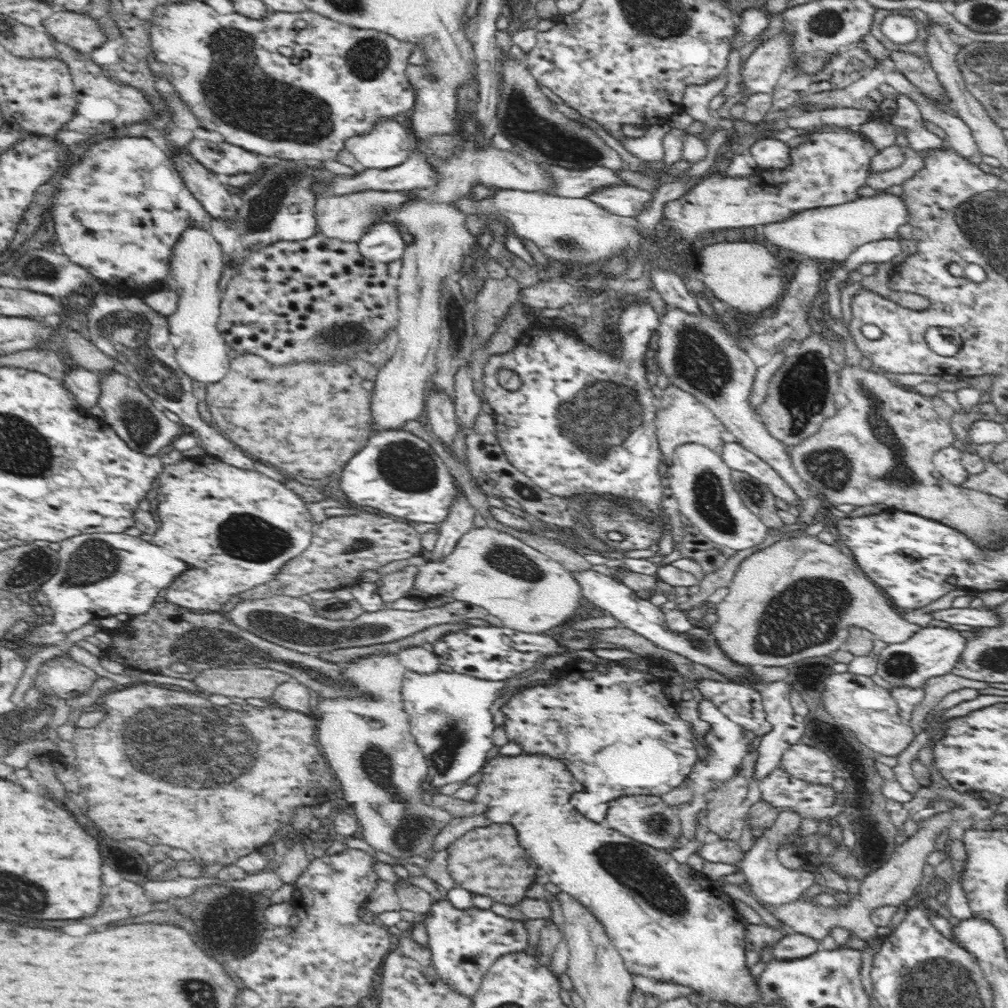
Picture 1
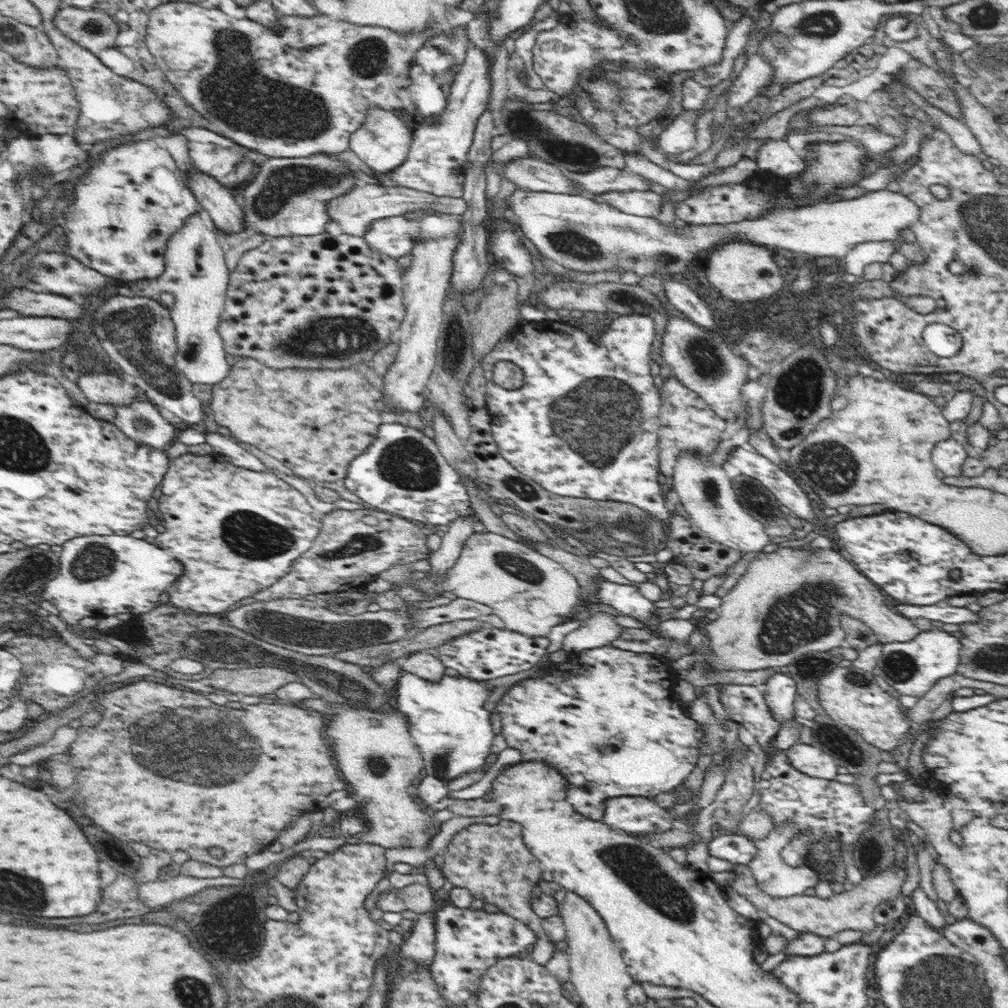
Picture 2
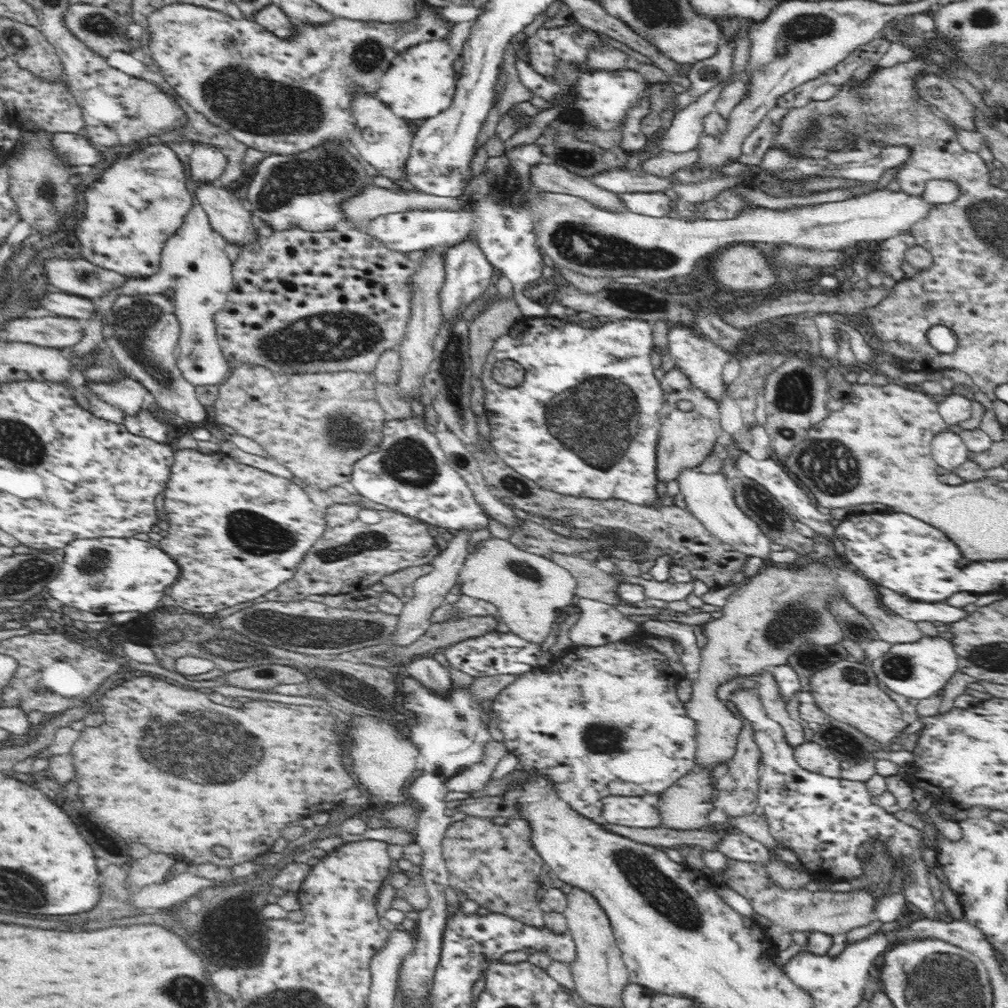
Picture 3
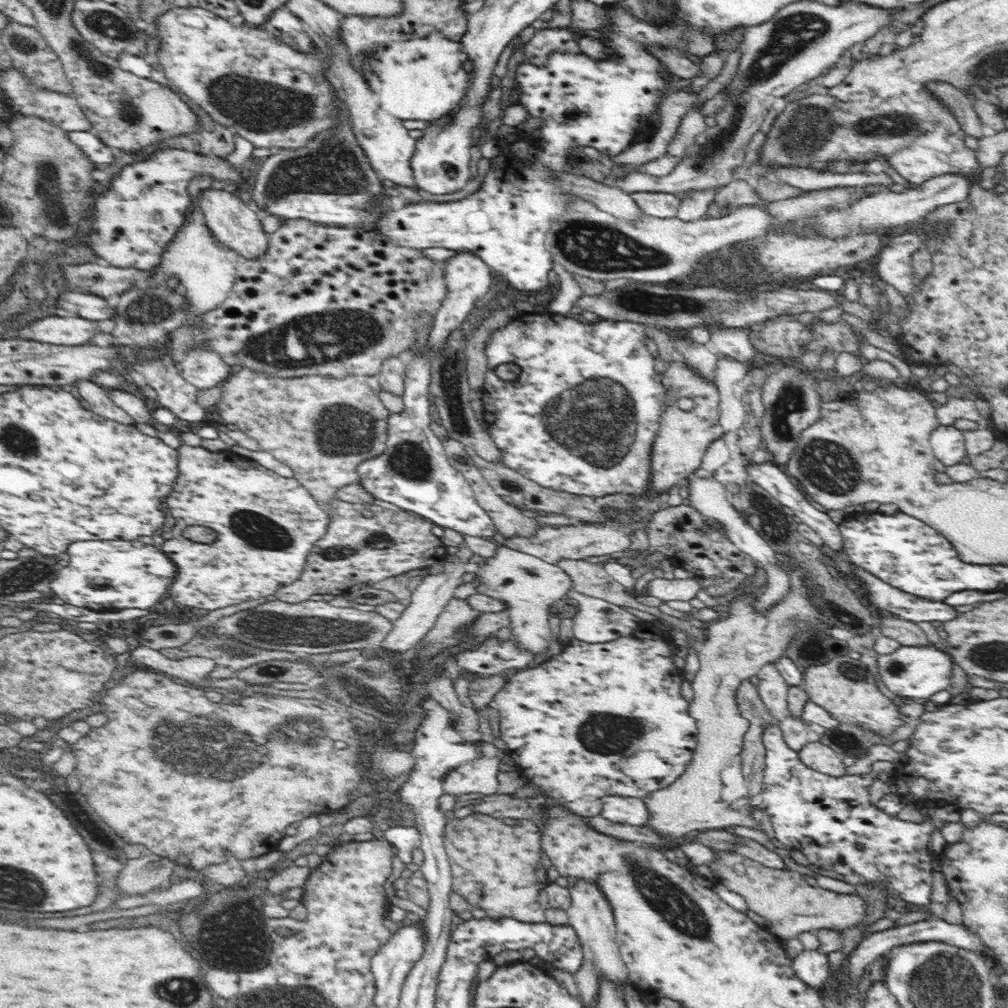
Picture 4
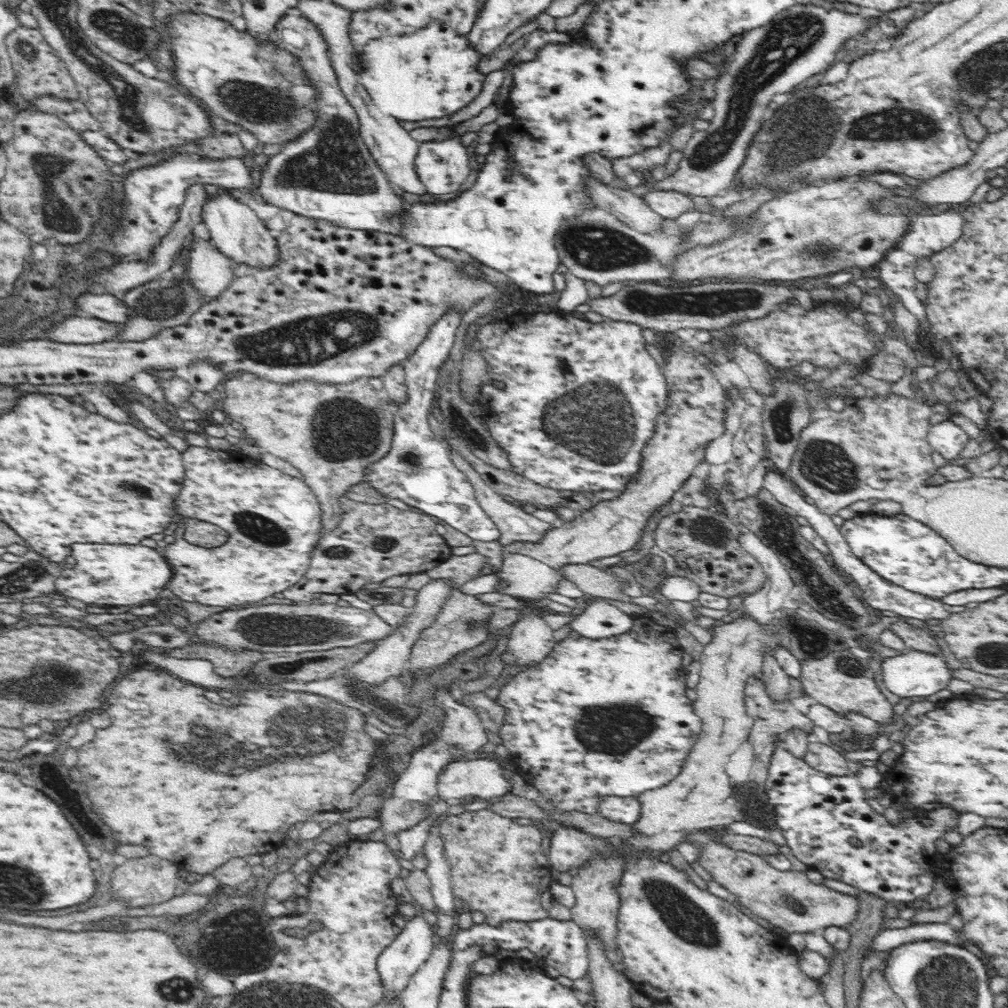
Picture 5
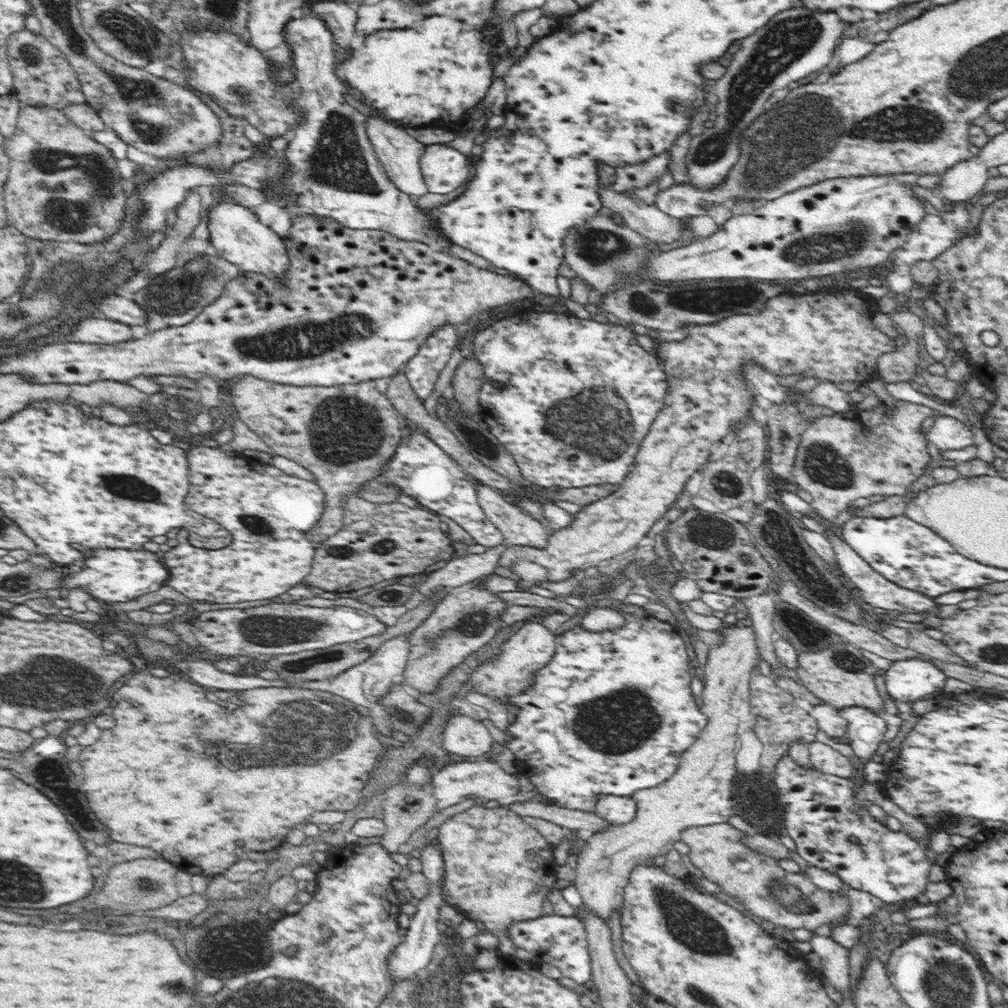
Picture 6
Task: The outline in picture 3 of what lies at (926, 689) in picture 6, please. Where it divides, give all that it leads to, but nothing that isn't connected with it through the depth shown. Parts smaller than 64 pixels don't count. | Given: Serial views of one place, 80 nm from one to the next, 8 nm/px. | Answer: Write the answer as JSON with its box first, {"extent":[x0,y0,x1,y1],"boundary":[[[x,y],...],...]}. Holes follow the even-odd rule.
{"extent":[870,636,958,702],"boundary":[[[924,636],[916,643],[893,645],[888,654],[872,662],[870,669],[874,671],[878,681],[883,682],[890,690],[920,702],[944,689],[958,671],[958,656],[951,640]]]}

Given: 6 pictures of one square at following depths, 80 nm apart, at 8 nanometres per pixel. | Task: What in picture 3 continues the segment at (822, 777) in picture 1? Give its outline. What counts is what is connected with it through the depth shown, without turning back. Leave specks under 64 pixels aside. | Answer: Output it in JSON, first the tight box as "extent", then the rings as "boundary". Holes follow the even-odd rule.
{"extent":[794,741,842,779],"boundary":[[[806,741],[796,747],[794,749],[794,759],[802,768],[827,777],[840,779],[840,773],[842,772],[840,762],[828,748],[823,748],[814,741]]]}

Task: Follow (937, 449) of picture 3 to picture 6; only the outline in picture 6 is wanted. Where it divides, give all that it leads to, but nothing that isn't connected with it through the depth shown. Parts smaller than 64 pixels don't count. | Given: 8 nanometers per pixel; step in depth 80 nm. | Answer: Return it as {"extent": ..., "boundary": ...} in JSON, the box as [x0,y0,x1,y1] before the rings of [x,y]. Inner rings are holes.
{"extent":[925,416,974,450],"boundary":[[[950,416],[936,418],[934,426],[925,436],[939,450],[960,450],[965,446],[974,445],[972,430],[964,422]]]}

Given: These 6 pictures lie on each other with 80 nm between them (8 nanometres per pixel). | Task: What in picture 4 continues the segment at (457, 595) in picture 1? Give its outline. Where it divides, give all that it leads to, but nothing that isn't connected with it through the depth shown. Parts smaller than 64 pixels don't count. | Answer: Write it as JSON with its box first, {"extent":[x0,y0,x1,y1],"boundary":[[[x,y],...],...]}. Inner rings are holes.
{"extent":[473,543,573,655],"boundary":[[[497,543],[497,546],[494,557],[487,559],[474,557],[473,559],[475,561],[478,560],[479,565],[479,569],[474,572],[477,574],[477,579],[474,581],[479,580],[481,582],[478,593],[504,601],[506,603],[505,611],[510,616],[511,622],[509,628],[512,630],[512,639],[516,640],[520,649],[534,653],[534,655],[542,655],[547,652],[553,639],[549,626],[549,618],[553,616],[552,609],[554,604],[560,599],[567,598],[566,593],[570,588],[573,588],[573,582],[570,576],[558,564],[550,564],[548,560],[508,548],[504,544]]]}

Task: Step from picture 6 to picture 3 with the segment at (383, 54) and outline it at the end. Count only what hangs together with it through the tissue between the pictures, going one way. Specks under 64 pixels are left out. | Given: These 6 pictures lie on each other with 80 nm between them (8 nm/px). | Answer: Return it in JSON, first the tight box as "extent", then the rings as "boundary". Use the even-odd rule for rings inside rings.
{"extent":[377,40,460,123],"boundary":[[[433,40],[416,44],[416,46],[408,48],[406,52],[399,52],[391,60],[391,65],[380,78],[377,96],[400,118],[414,120],[417,123],[432,118],[446,110],[450,106],[450,100],[454,98],[456,80],[458,80],[458,72],[454,70],[454,62],[458,58],[460,57],[456,54],[456,50],[445,41]],[[418,58],[422,58],[422,60],[418,60]],[[424,78],[428,78],[428,80],[420,88],[420,80],[424,80]],[[400,104],[412,106],[412,108],[406,110]]]}

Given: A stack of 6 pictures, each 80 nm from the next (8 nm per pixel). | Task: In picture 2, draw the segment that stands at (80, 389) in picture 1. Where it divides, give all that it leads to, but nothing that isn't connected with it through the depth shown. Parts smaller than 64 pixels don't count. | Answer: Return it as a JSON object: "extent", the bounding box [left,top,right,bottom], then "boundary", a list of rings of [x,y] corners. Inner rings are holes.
{"extent":[76,373,139,406],"boundary":[[[82,373],[76,384],[89,402],[130,406],[139,396],[136,386],[107,373]]]}

